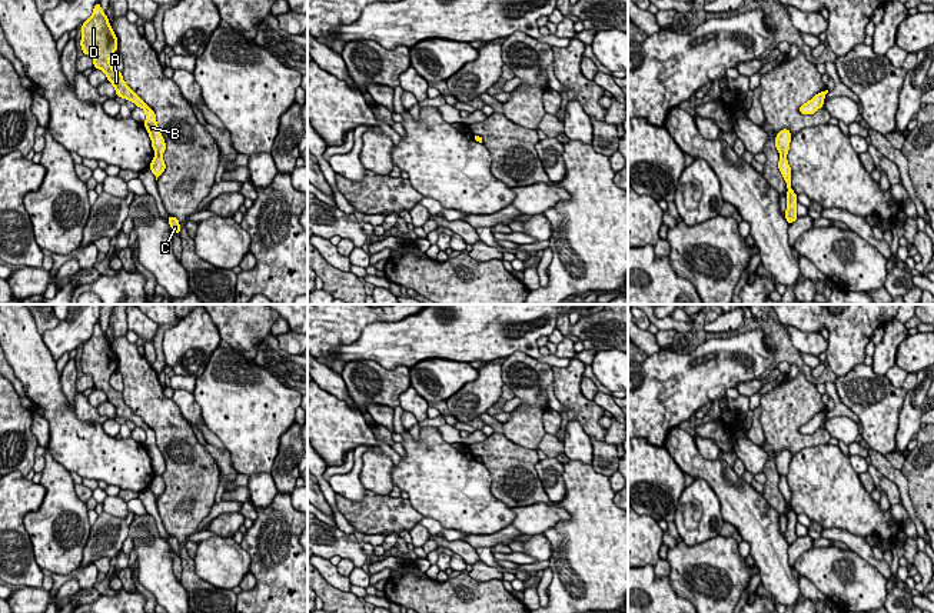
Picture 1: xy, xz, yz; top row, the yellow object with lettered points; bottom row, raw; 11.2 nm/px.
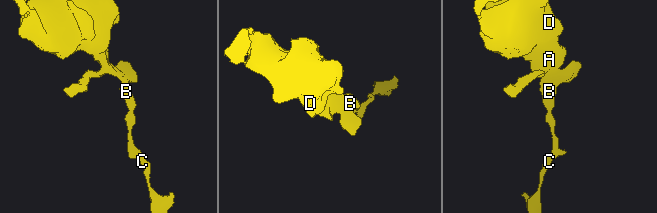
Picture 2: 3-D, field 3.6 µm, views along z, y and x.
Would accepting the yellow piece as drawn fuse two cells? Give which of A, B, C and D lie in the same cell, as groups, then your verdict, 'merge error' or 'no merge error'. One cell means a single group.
groups A B D / C; merge error

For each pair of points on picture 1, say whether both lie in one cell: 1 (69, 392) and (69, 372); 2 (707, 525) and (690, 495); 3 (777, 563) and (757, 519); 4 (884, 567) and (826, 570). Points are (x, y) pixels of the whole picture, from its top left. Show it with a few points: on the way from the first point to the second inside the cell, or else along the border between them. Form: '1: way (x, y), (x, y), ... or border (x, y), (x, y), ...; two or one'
1: way (69, 387), (69, 376); one
2: way (708, 515), (708, 505), (700, 496); one
3: way (770, 552), (761, 530); one
4: border (848, 547), (867, 560), (886, 579); two

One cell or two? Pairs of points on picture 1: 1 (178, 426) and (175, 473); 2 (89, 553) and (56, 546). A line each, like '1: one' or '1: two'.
1: one
2: two

